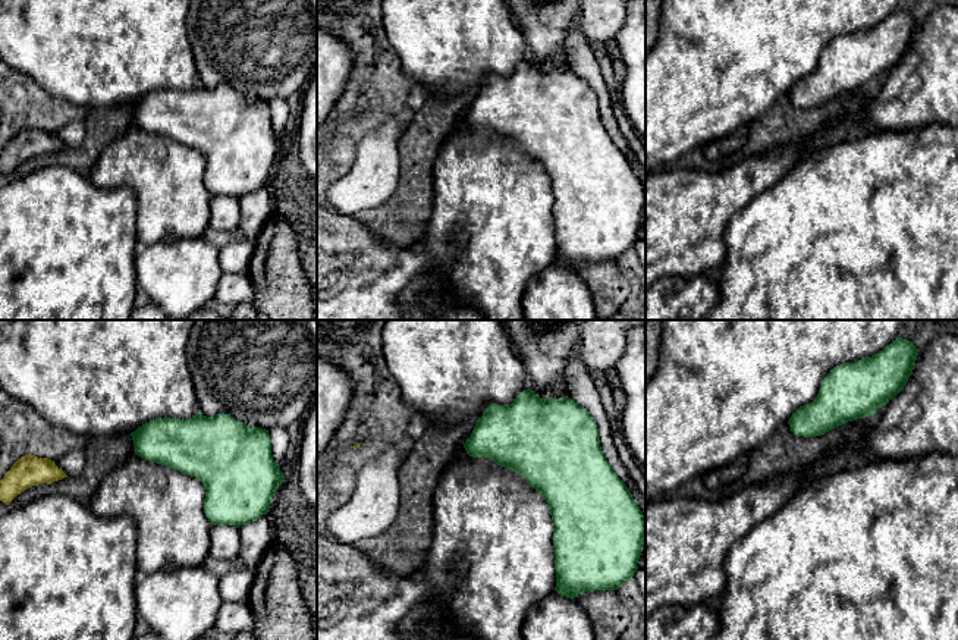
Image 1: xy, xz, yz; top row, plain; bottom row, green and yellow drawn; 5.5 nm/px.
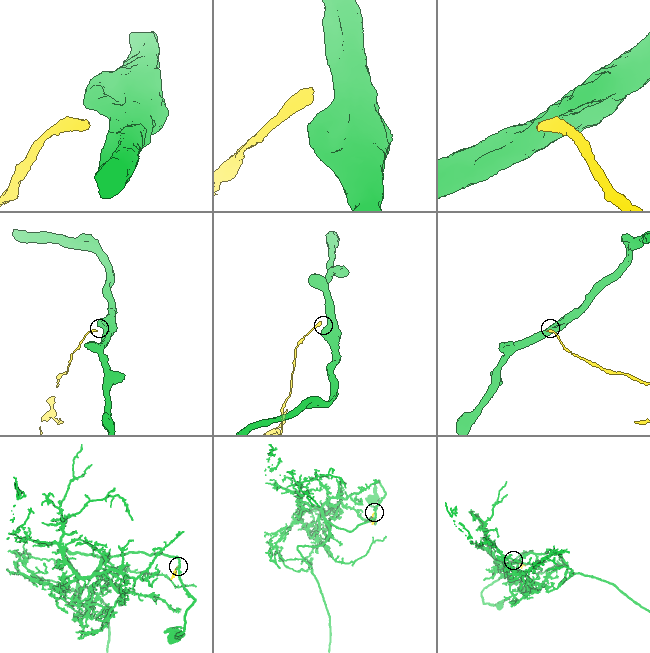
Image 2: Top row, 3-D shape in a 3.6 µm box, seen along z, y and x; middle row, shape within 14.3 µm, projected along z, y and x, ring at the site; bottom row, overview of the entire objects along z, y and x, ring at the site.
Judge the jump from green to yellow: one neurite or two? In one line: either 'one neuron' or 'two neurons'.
two neurons

